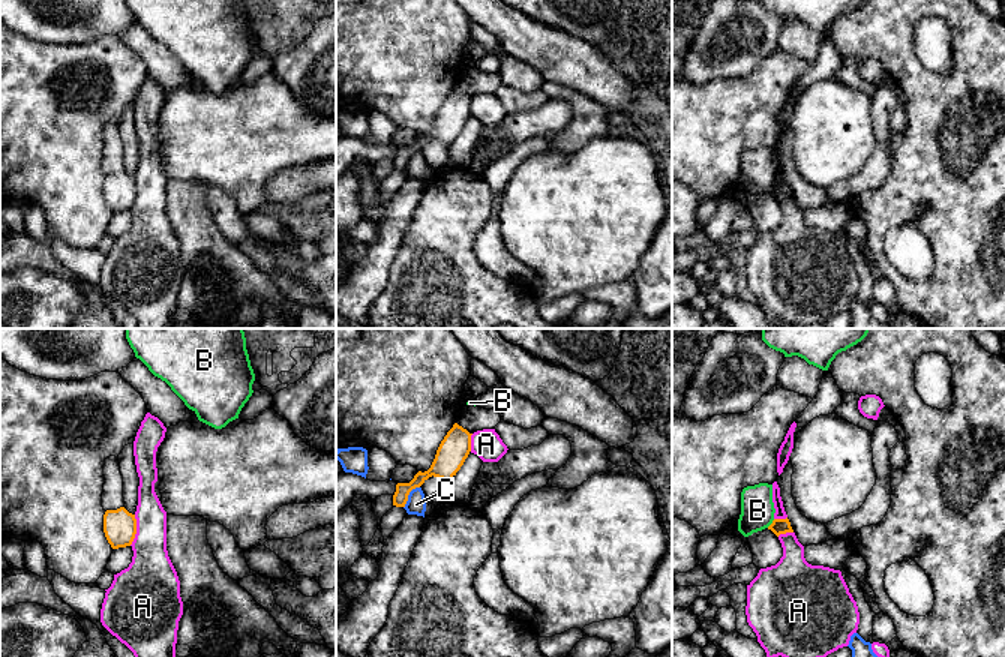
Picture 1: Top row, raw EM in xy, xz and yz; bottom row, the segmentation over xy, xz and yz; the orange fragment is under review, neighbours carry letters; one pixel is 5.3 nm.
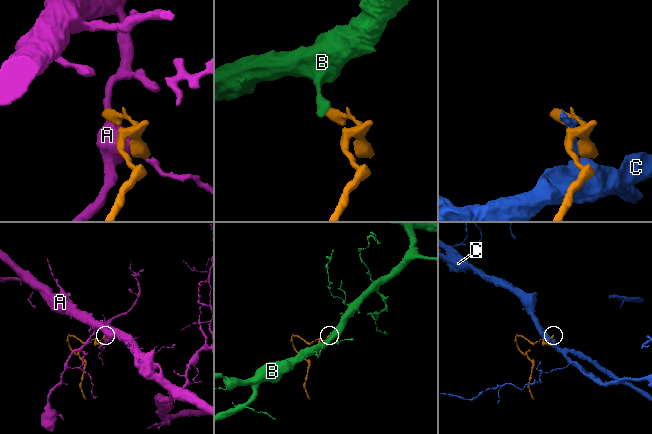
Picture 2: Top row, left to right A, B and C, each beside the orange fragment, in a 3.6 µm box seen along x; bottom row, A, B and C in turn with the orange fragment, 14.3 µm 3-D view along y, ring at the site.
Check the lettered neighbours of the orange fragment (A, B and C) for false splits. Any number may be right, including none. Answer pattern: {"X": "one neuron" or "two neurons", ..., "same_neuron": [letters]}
{"A": "two neurons", "B": "two neurons", "C": "two neurons", "same_neuron": []}

